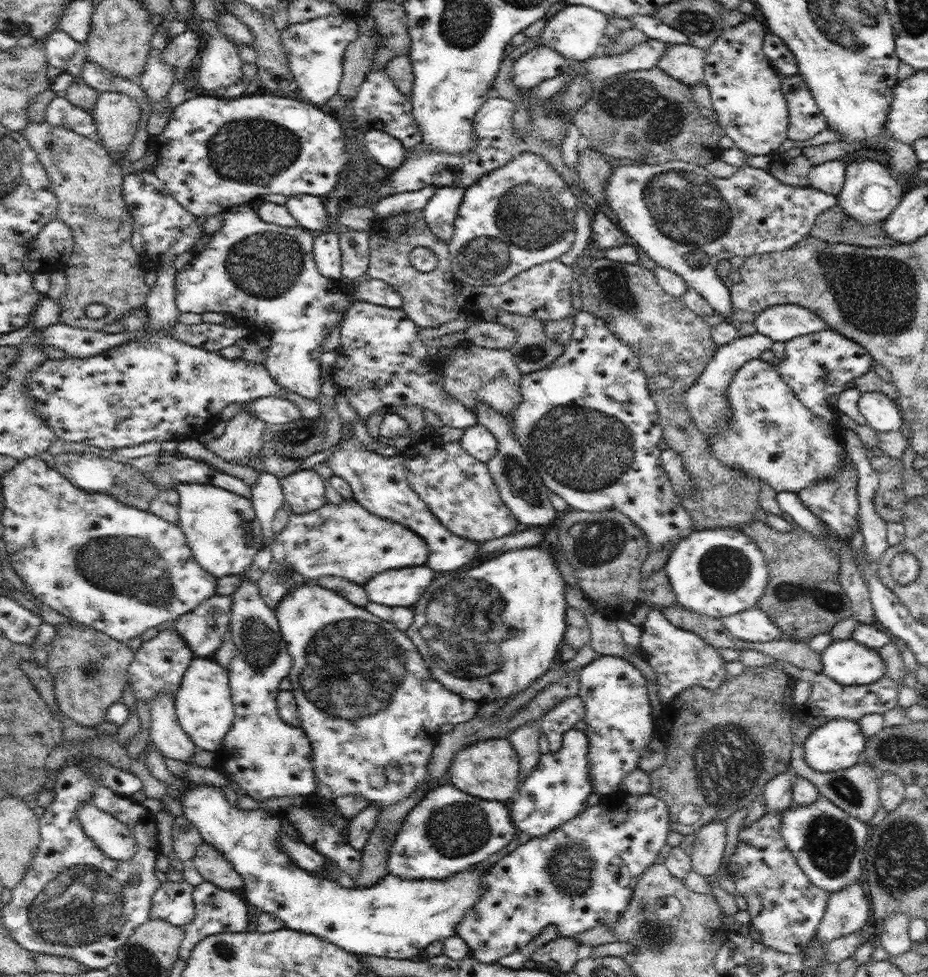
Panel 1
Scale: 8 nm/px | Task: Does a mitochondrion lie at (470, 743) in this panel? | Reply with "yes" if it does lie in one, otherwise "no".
no

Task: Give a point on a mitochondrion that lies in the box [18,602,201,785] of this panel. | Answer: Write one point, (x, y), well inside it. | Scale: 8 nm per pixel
(89, 669)

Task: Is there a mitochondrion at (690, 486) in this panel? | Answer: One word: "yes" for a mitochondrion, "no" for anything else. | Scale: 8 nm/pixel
no

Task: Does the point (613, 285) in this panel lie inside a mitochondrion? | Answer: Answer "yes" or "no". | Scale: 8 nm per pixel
yes

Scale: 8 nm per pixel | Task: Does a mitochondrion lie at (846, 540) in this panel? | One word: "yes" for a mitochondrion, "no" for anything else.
no

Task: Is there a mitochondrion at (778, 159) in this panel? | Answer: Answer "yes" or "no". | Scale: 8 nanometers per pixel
no

